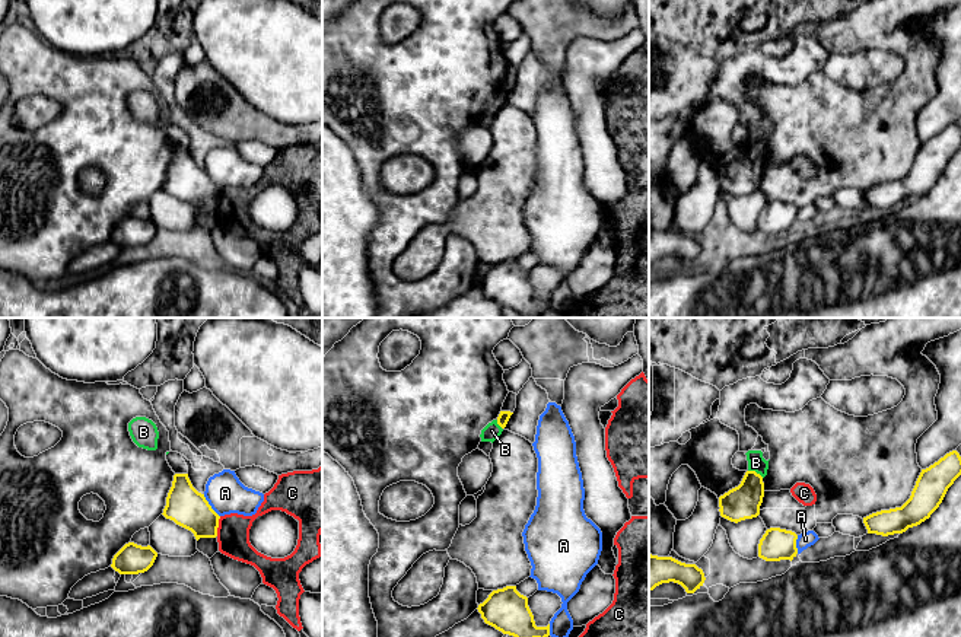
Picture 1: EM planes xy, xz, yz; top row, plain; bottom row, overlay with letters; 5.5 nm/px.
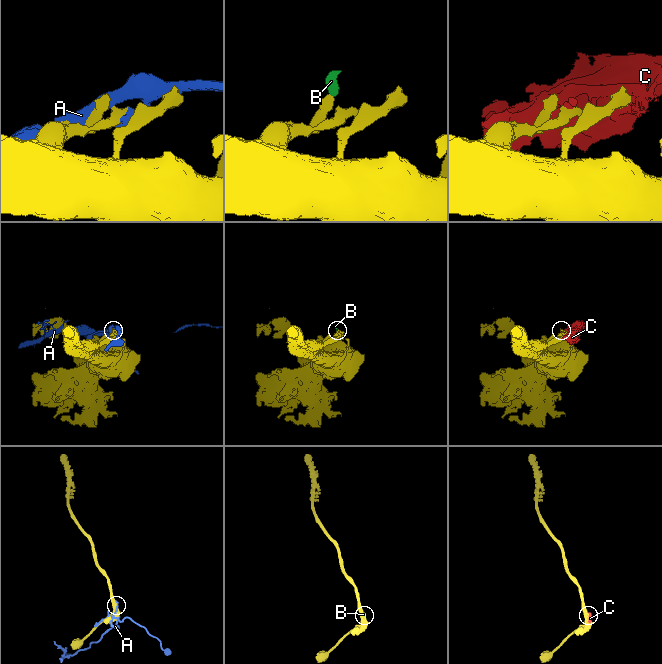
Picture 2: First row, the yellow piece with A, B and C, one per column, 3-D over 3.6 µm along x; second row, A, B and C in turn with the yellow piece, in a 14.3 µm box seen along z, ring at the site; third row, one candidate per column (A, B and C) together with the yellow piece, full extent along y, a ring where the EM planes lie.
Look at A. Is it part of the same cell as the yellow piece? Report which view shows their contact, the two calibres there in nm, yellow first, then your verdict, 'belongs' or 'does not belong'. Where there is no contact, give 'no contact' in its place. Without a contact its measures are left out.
xy | 220/220 nm | does not belong

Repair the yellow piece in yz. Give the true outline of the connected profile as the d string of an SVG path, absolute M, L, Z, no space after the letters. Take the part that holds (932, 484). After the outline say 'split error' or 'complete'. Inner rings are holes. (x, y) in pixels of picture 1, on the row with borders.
M957 450L922 469L910 499L901 506L863 517L868 534L882 536L903 534L917 526L939 507L948 488L961 475L961 456Z | complete

